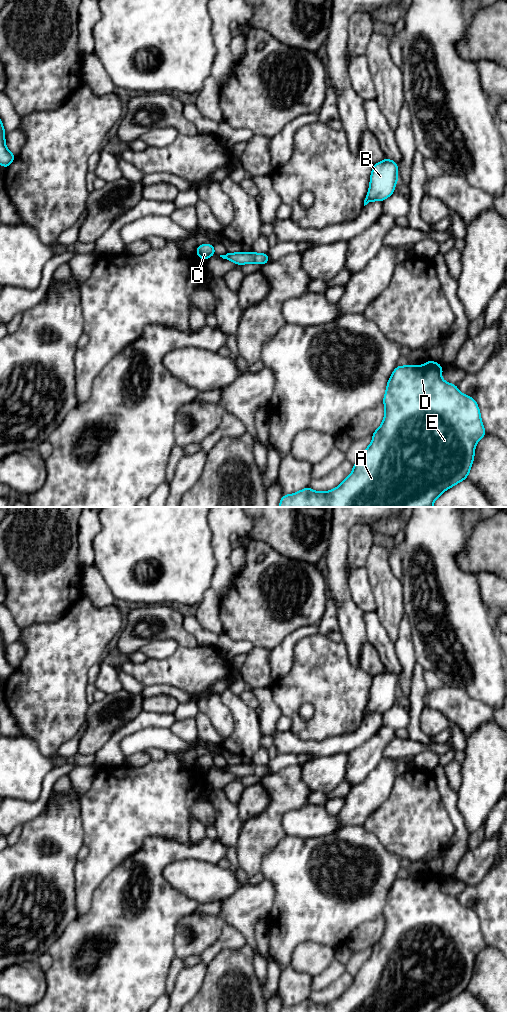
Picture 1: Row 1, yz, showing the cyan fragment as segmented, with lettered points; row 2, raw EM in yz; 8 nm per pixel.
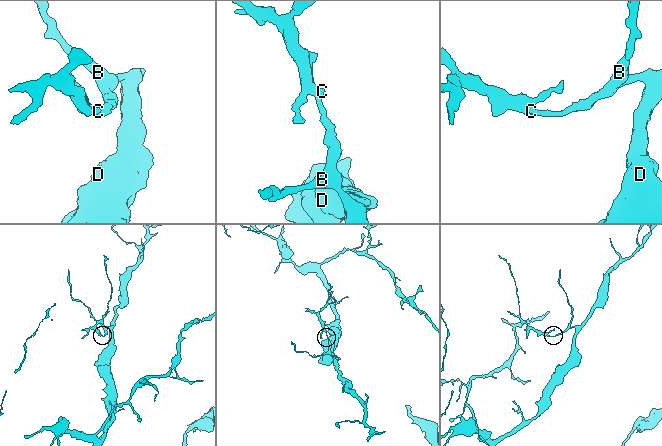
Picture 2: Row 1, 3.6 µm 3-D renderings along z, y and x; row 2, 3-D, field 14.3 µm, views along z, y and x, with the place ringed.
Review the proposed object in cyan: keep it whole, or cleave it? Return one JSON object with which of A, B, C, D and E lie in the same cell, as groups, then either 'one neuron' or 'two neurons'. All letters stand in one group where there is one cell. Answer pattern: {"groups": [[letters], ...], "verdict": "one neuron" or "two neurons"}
{"groups": [["A", "B", "C", "D", "E"]], "verdict": "one neuron"}

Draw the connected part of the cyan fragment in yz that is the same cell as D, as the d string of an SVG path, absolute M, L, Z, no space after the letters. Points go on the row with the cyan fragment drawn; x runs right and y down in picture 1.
M428 360L420 366L397 366L390 376L383 398L385 415L380 427L374 431L371 444L364 450L359 460L353 465L351 474L336 488L327 492L317 492L306 487L294 494L283 495L279 507L433 507L434 501L446 490L462 482L470 473L474 461L475 446L487 433L485 432L479 407L474 398L462 394L457 385L441 378L443 368L438 362Z

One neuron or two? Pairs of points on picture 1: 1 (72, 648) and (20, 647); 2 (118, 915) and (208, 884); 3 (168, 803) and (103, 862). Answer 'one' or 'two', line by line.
1: two
2: two
3: one

